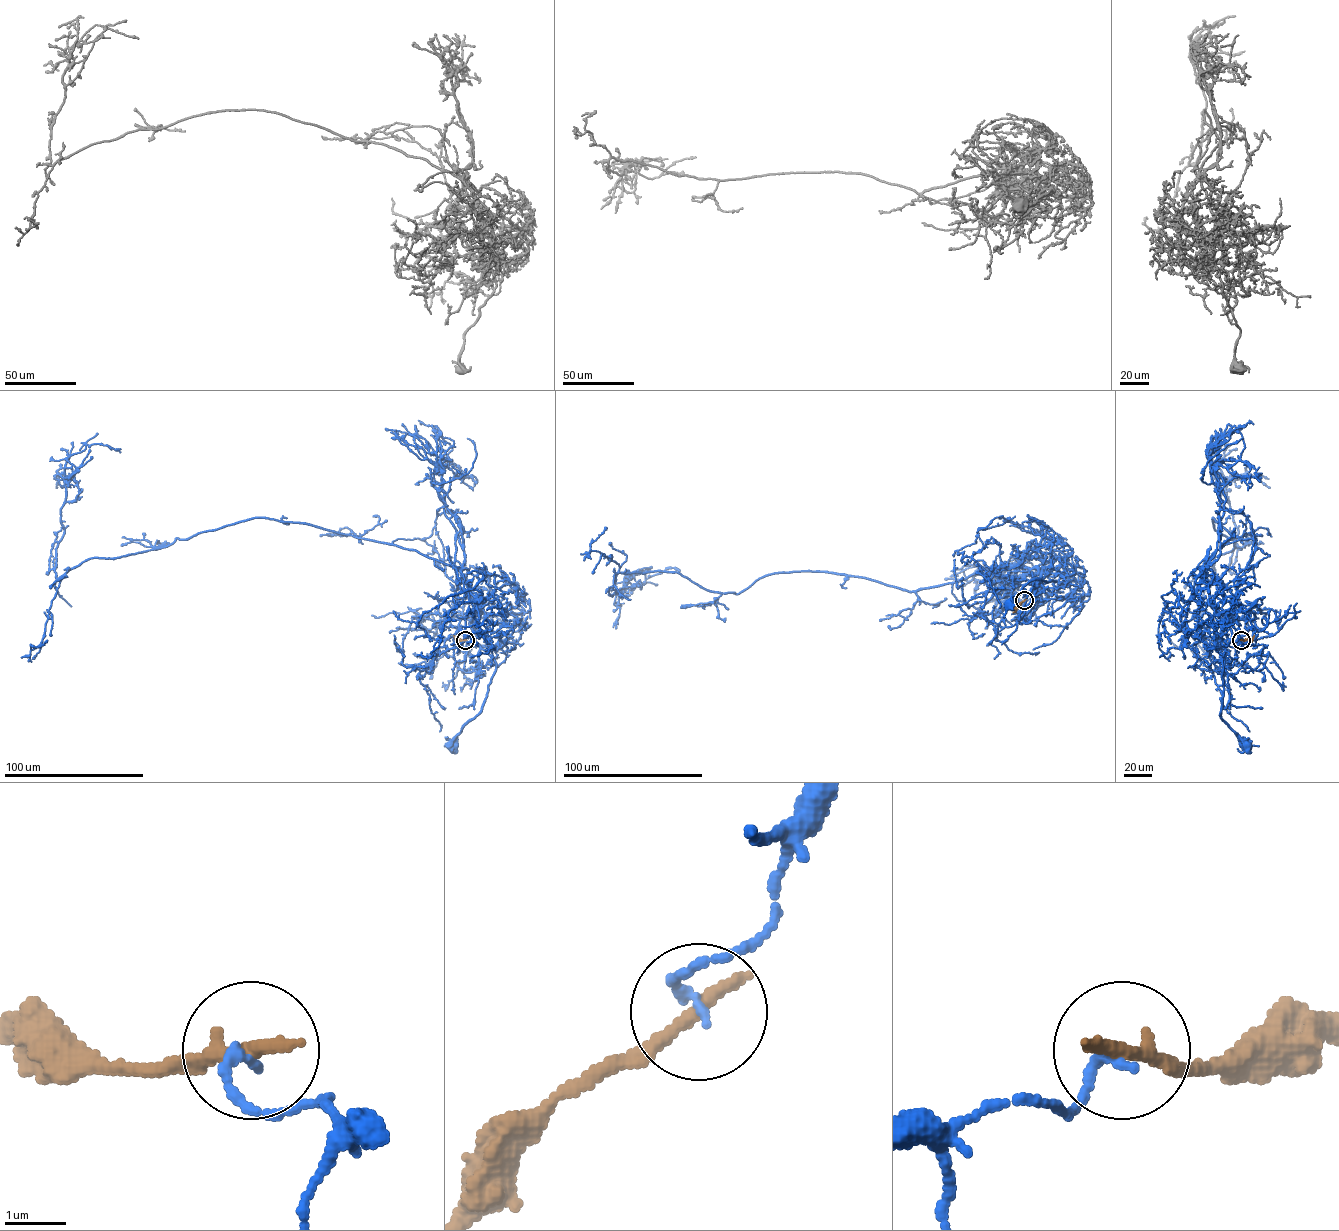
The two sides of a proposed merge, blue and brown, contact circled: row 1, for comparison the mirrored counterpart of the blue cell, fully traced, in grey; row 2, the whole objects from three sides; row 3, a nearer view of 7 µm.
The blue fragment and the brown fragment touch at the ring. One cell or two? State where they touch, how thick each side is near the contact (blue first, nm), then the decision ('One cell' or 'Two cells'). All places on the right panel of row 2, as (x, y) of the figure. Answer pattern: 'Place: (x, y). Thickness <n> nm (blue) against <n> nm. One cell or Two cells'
Place: (1241, 640). Thickness 190 nm (blue) against 320 nm. Two cells

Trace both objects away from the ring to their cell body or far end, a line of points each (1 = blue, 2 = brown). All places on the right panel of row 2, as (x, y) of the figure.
1: (1241, 640), (1231, 641), (1215, 630), (1214, 609), (1224, 617), (1231, 633), (1222, 660), (1221, 717), (1249, 745)
2: (1241, 640), (1251, 642), (1254, 635)

